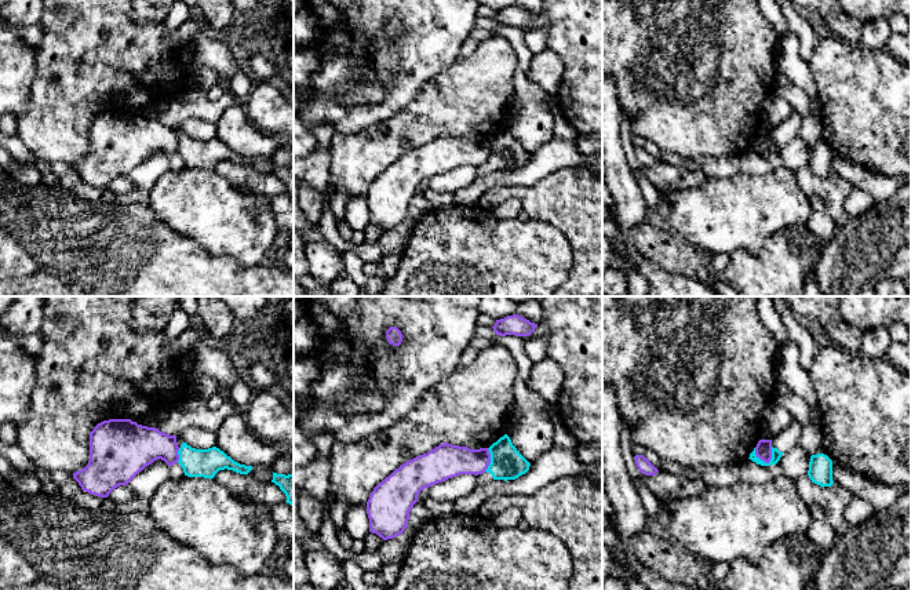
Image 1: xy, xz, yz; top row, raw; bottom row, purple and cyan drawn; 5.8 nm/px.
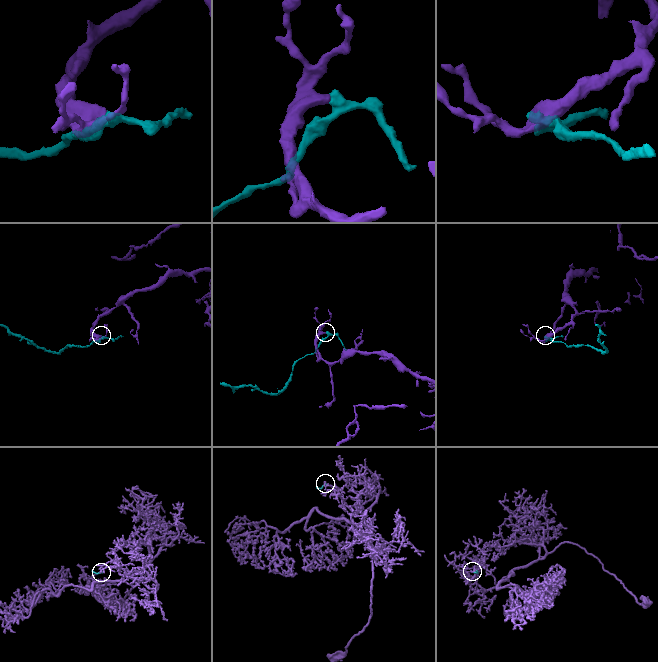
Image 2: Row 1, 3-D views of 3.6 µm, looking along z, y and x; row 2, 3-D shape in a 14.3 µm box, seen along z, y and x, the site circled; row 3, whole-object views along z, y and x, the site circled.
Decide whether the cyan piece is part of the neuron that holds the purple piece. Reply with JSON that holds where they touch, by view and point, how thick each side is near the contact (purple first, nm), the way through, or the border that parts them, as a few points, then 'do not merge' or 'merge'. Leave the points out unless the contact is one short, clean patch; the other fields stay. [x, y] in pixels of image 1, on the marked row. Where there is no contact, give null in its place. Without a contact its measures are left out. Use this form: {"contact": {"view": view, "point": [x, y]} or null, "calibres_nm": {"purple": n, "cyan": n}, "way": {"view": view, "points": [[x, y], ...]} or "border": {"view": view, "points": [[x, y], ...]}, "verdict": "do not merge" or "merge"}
{"contact": {"view": "yz", "point": [761, 459]}, "calibres_nm": {"purple": 100, "cyan": 60}, "border": {"view": "yz", "points": [[754, 448], [754, 452], [761, 459], [765, 462], [771, 461]]}, "verdict": "do not merge"}

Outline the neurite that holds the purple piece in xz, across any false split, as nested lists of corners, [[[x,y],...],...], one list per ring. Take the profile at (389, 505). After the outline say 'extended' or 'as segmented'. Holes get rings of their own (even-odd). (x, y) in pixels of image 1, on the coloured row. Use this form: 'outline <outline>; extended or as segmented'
outline [[[448,442],[405,462],[371,492],[367,502],[369,532],[383,540],[401,535],[422,489],[460,474],[482,474],[489,463],[488,448],[470,449]]]; as segmented

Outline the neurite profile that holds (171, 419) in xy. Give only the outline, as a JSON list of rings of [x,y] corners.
[[[189,396],[186,400],[170,405],[138,401],[130,408],[130,418],[138,425],[178,436],[192,426],[216,433],[226,418],[236,411],[237,408],[230,398],[225,398],[221,407],[212,411],[205,401]]]

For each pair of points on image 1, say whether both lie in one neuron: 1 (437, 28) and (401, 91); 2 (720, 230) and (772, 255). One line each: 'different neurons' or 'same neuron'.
1: same neuron
2: different neurons

